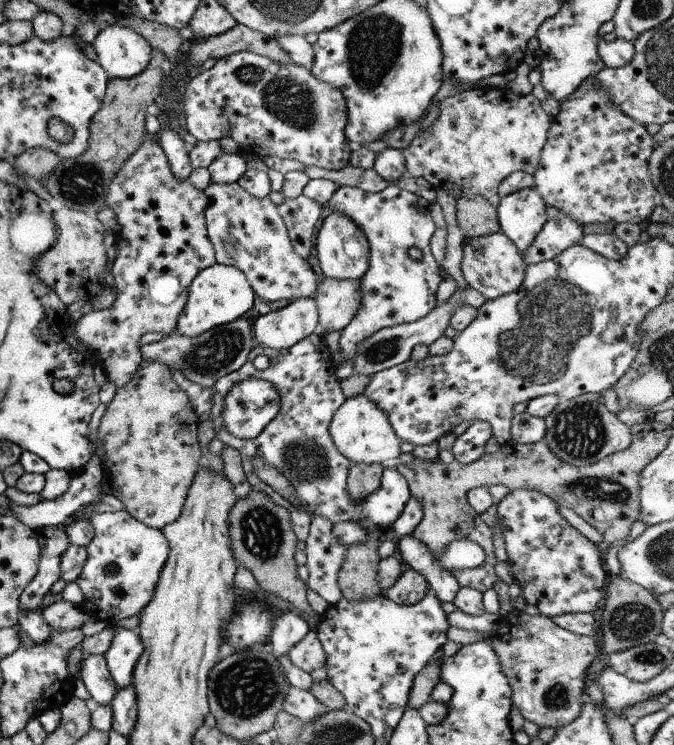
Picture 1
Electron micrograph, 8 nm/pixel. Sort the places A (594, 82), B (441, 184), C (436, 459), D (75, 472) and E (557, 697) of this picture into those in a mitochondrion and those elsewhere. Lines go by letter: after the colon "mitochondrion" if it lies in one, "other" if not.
A: other
B: other
C: other
D: other
E: mitochondrion

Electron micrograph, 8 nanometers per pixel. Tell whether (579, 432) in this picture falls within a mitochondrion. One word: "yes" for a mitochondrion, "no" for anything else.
yes

